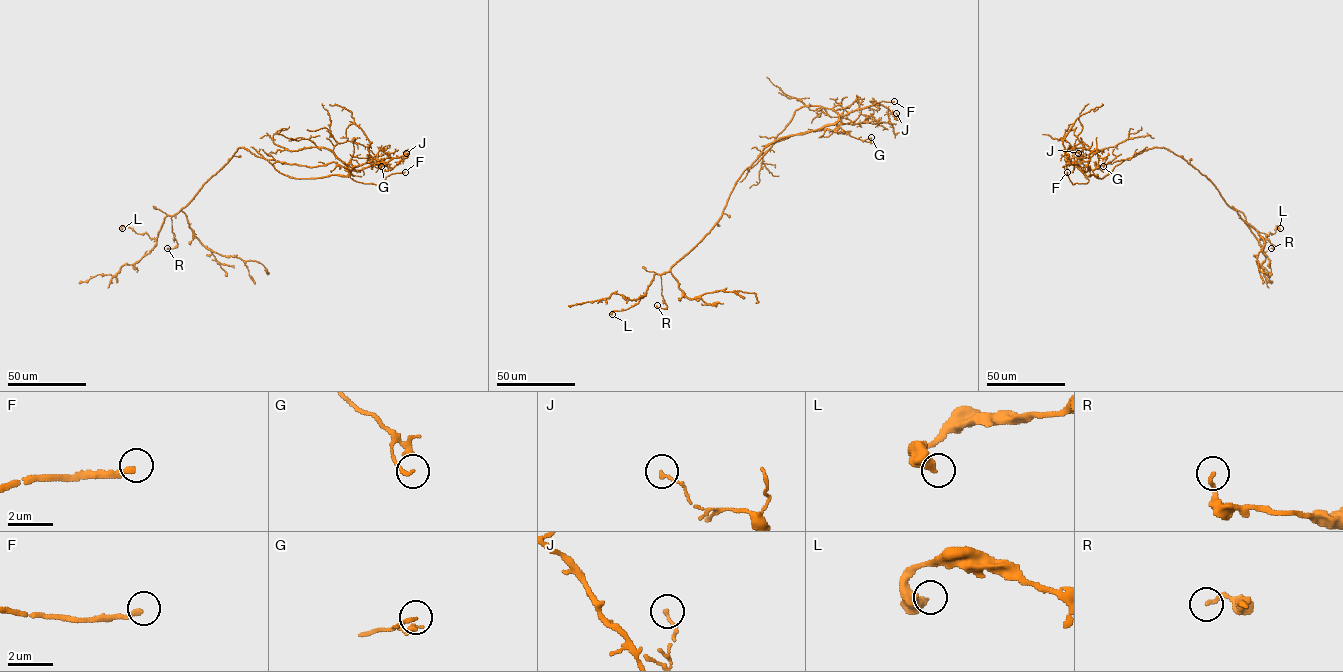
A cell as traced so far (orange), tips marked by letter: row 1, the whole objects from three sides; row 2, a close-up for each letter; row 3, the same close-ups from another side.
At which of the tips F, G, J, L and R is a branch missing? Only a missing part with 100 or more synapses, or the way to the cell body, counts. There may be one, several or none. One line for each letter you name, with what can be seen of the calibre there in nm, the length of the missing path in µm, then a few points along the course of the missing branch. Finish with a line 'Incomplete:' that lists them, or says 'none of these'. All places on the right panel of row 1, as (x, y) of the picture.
F: calibre 220 nm; missing 6 µm
Incomplete: F

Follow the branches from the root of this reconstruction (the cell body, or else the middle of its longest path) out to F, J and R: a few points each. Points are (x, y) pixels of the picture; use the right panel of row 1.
F: (1142, 151), (1123, 160), (1102, 178), (1086, 176), (1088, 181), (1086, 183), (1073, 184), (1067, 172)
J: (1142, 151), (1123, 160), (1102, 178), (1086, 176), (1076, 163), (1070, 161), (1075, 157), (1085, 157), (1078, 153)
R: (1142, 151), (1164, 147), (1182, 157), (1210, 180), (1223, 200), (1247, 224), (1266, 234), (1274, 246), (1271, 248)

